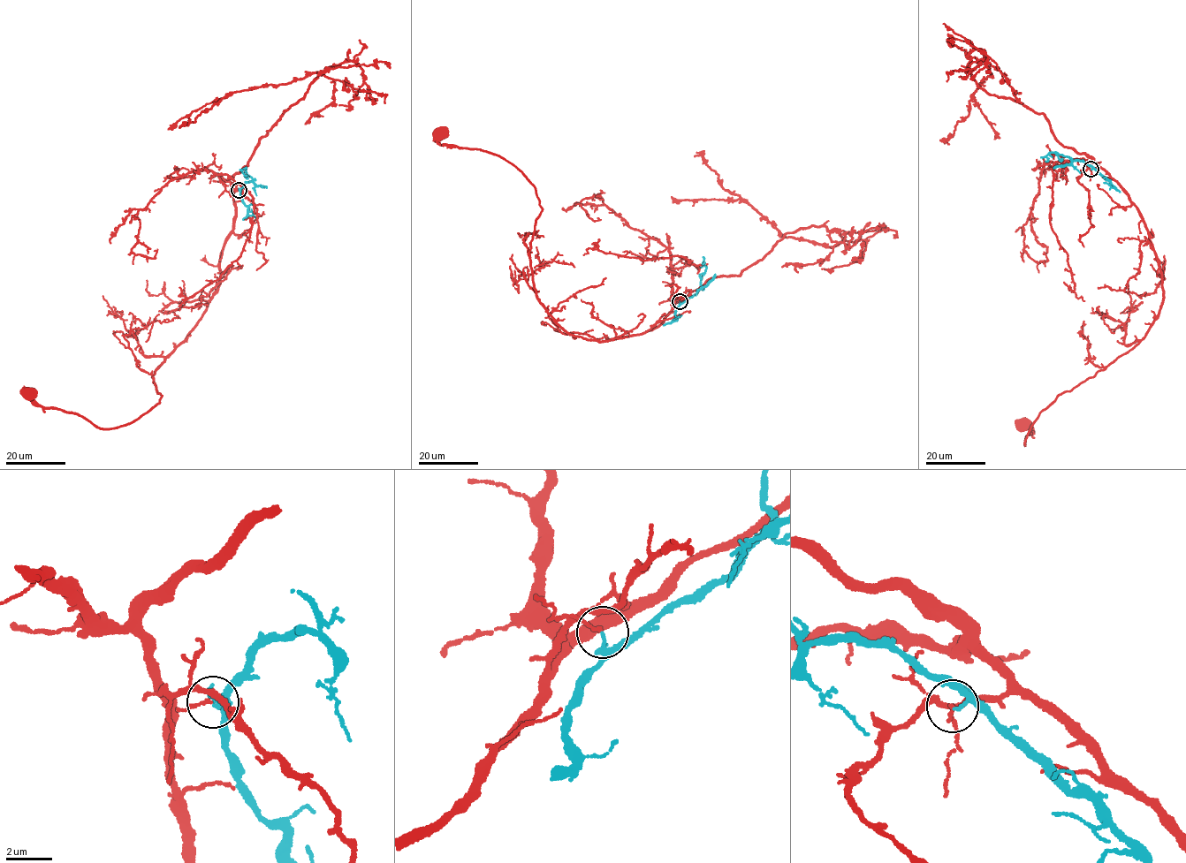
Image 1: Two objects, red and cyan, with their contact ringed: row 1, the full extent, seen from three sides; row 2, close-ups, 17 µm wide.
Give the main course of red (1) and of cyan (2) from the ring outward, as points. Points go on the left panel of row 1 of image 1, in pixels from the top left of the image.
1: (239, 190), (232, 188), (236, 215), (216, 292), (152, 375), (159, 402), (125, 425), (101, 428), (28, 394)
2: (239, 191), (245, 183), (253, 180), (245, 172), (245, 168), (242, 170), (247, 176)

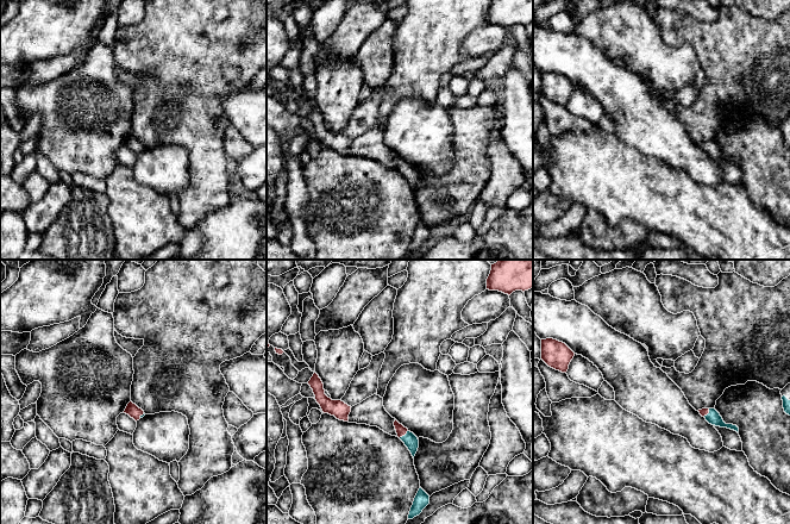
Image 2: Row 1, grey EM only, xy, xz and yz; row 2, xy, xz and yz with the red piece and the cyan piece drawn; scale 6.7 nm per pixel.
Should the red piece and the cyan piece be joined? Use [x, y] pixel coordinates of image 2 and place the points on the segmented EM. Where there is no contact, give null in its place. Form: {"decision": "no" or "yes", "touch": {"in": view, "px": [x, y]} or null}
{"decision": "no", "touch": {"in": "xz", "px": [403, 435]}}

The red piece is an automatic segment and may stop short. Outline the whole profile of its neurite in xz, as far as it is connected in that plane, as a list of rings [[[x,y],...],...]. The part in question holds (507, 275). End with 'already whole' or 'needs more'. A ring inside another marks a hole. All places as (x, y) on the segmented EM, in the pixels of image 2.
[[[499,260],[491,264],[491,270],[487,279],[487,289],[510,295],[515,291],[525,292],[531,288],[533,288],[533,260]]]; already whole

